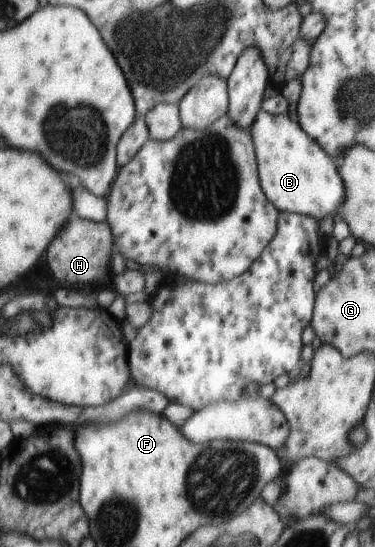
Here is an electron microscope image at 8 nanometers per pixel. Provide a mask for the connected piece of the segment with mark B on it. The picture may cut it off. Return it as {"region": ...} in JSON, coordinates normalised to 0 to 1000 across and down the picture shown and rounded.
{"region":[[[701,199],[661,236],[669,236],[675,265],[691,265],[688,324],[701,324],[701,346],[712,346],[712,360],[733,367],[733,378],[747,388],[787,389],[853,402],[872,393],[891,395],[904,378],[923,371],[923,333],[904,316],[896,291],[875,282],[805,230],[779,221],[771,210],[728,210]]]}

